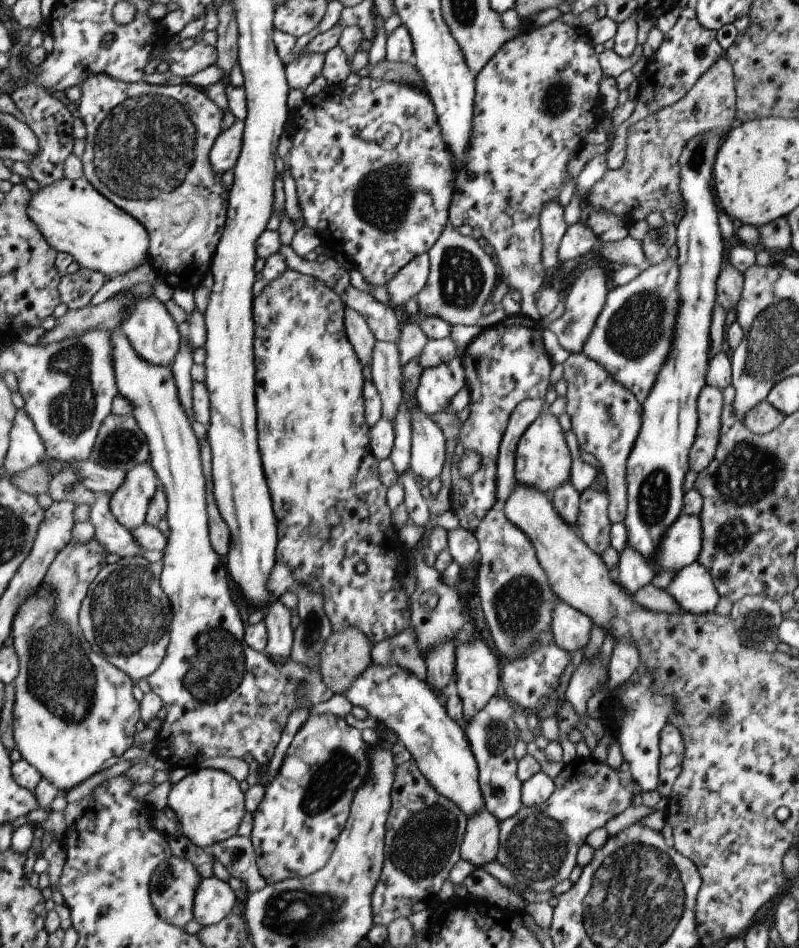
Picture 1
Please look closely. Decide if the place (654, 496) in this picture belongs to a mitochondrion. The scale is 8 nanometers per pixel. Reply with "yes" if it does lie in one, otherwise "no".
yes

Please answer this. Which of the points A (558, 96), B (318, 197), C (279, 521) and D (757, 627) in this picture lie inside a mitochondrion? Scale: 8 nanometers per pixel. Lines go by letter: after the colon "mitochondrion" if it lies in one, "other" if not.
A: mitochondrion
B: other
C: other
D: mitochondrion

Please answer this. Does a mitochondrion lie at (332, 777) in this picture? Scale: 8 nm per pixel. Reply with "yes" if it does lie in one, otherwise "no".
yes

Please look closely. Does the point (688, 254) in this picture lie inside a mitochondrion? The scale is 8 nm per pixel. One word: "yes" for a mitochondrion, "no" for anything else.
no

